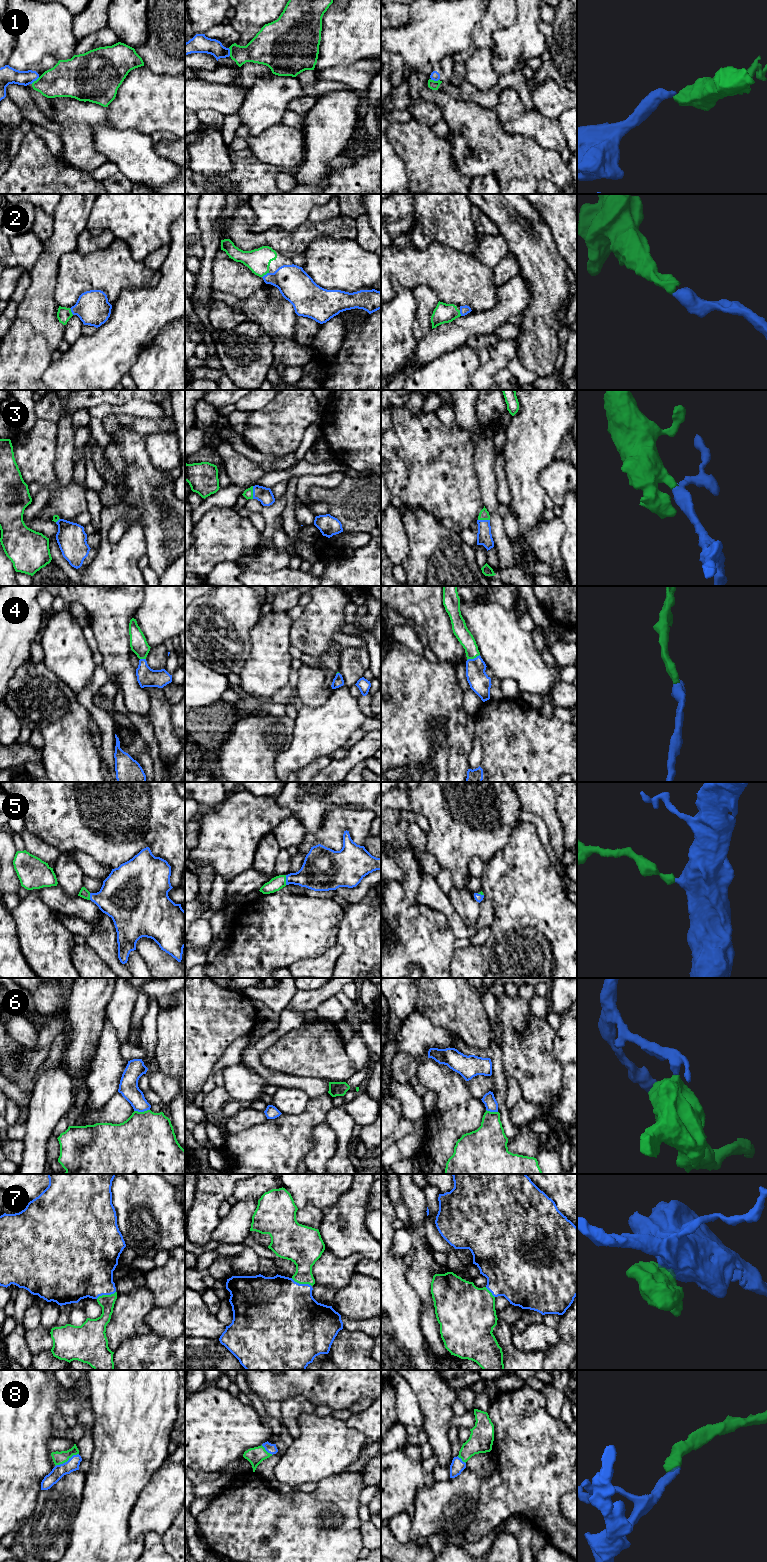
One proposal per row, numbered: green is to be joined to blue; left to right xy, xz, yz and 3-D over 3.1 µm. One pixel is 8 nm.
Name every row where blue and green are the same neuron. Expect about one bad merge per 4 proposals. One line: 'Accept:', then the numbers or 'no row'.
Accept: 2, 3, 4, 5, 7, 8

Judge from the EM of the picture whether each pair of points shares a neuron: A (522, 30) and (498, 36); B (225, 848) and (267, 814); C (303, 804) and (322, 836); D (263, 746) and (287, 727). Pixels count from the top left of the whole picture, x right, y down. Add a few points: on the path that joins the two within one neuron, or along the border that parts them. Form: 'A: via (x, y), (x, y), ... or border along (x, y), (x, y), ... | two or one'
A: via (516, 36), (504, 36) | one
B: via (235, 838), (257, 816) | one
C: border along (328, 808), (324, 812), (321, 827), (312, 834) | two
D: via (269, 740), (281, 732) | one

